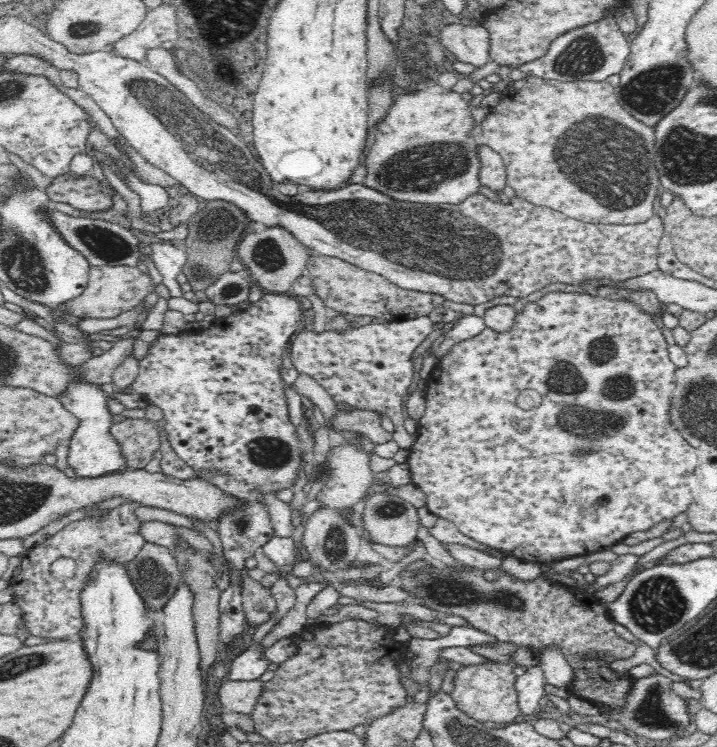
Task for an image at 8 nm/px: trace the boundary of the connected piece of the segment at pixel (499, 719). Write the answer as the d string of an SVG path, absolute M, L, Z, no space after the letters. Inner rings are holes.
M486 661L477 665L455 666L456 674L452 680L453 688L447 692L455 702L456 708L468 718L489 725L512 723L521 710L516 690L515 665Z

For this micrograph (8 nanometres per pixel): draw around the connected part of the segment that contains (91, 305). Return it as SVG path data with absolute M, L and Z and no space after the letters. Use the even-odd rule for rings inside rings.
M96 266L90 268L86 290L60 307L70 309L74 315L82 318L112 318L136 306L150 292L154 292L152 279L133 266Z

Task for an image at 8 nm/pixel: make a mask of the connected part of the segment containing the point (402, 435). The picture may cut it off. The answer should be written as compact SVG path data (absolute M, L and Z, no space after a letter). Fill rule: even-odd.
M416 316L406 320L392 319L392 323L354 327L344 334L336 334L332 330L320 334L304 330L292 338L290 358L298 373L304 372L315 378L335 402L346 402L378 413L386 412L394 425L391 438L399 448L408 451L416 442L418 434L406 431L402 407L410 384L414 382L413 374L418 365L418 361L412 362L412 353L427 334L432 332L431 324L432 321L427 316Z

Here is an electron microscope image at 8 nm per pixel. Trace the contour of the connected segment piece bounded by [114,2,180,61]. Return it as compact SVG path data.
M168 3L151 7L145 20L130 36L118 40L115 53L135 60L142 61L147 50L160 47L164 42L176 42L180 38L177 20L177 8Z

